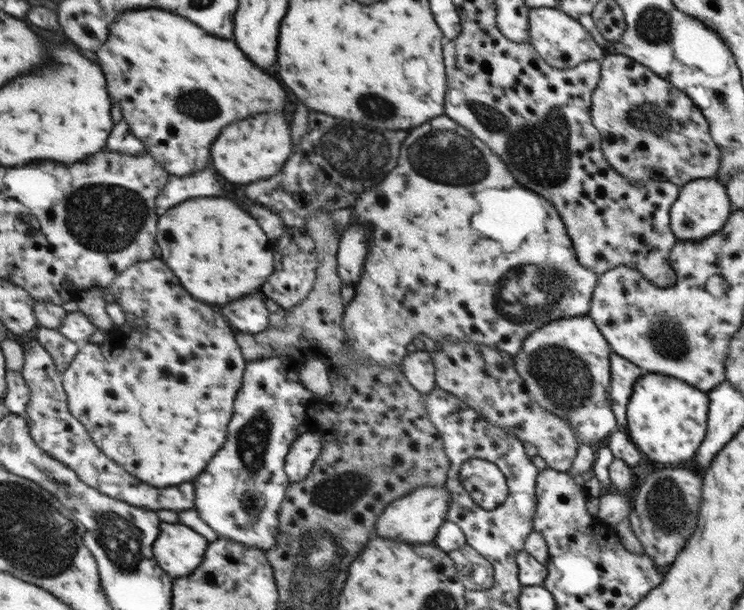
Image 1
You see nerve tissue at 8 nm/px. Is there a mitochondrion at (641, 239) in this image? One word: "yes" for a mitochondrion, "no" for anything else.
no

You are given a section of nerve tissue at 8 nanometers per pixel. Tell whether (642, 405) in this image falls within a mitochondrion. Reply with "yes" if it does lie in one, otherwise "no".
no

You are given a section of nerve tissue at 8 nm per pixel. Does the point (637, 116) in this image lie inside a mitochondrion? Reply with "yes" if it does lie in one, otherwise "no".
yes

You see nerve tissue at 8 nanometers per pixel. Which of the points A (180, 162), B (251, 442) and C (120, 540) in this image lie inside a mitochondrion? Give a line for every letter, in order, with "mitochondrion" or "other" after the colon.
A: other
B: mitochondrion
C: mitochondrion

